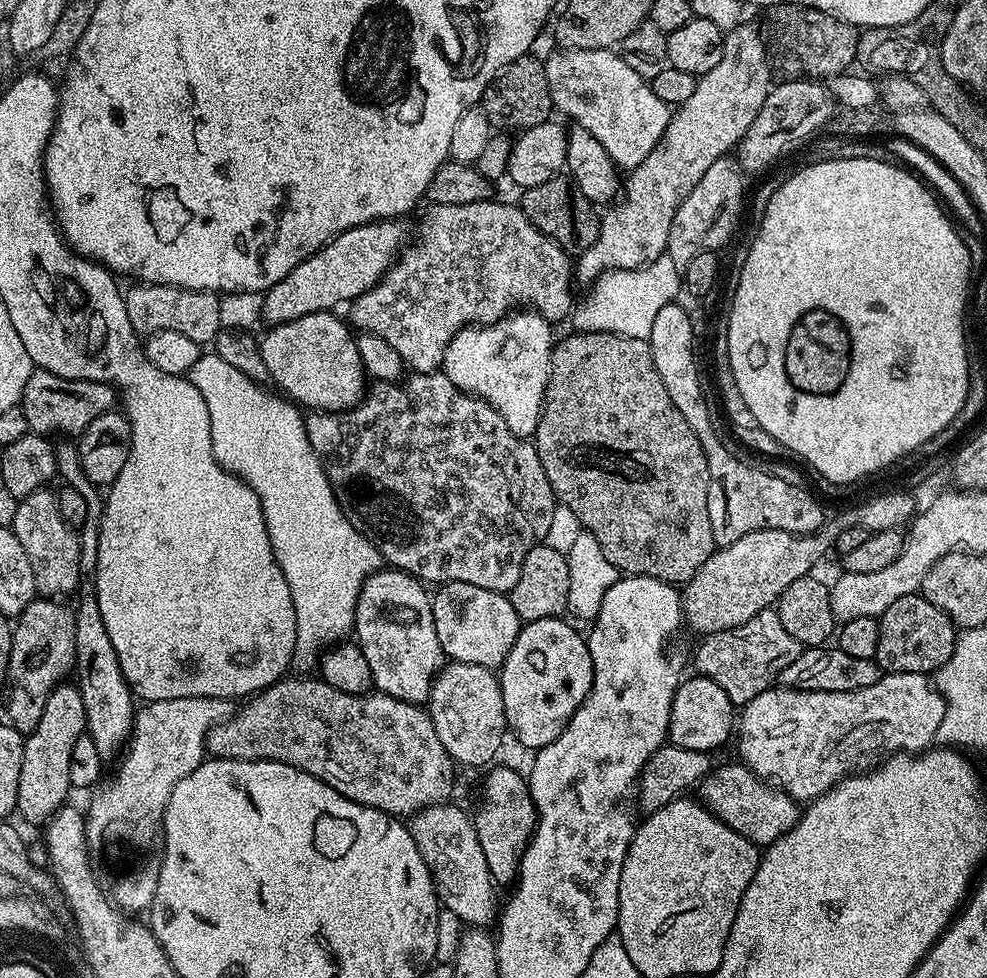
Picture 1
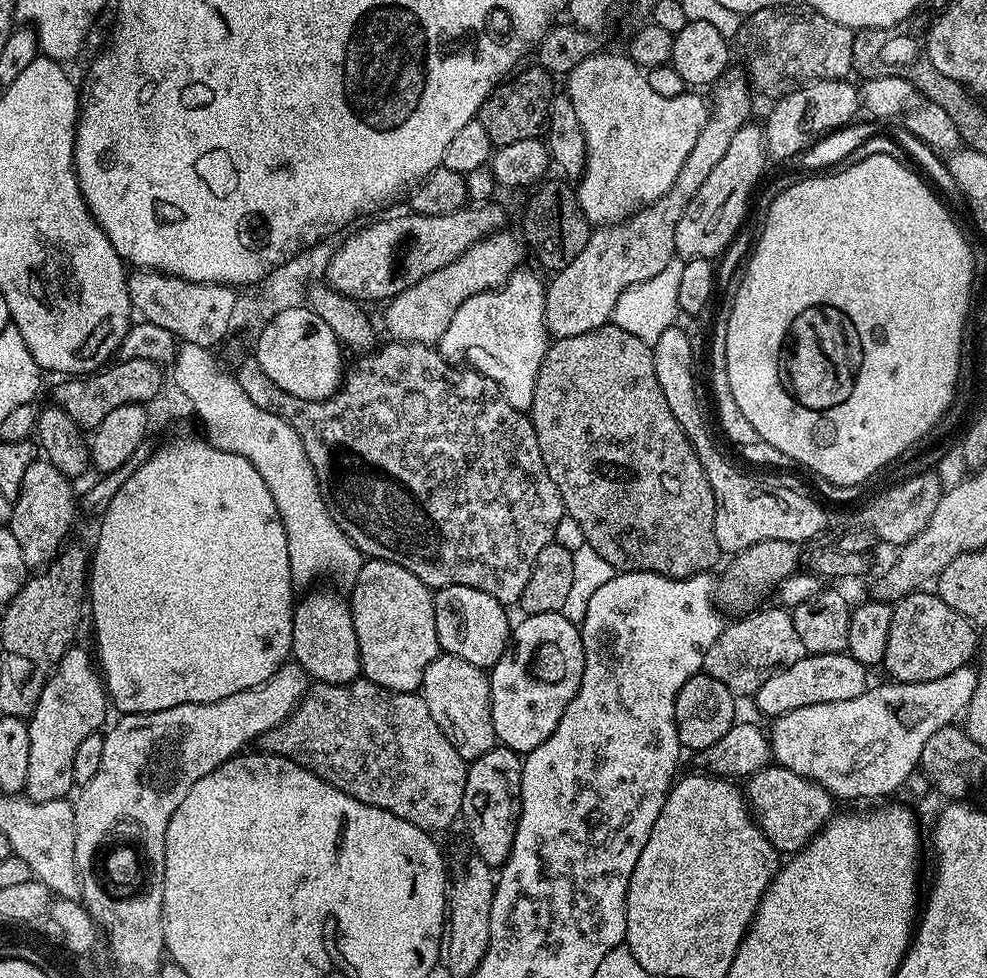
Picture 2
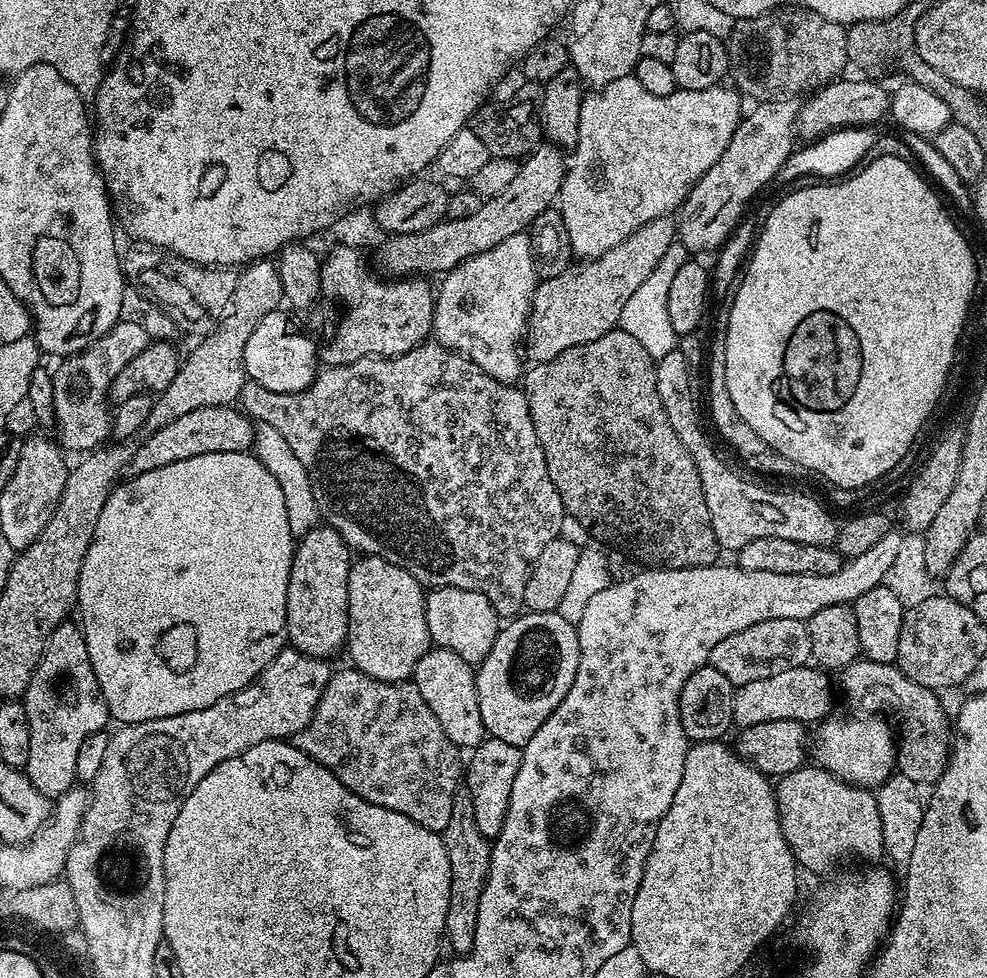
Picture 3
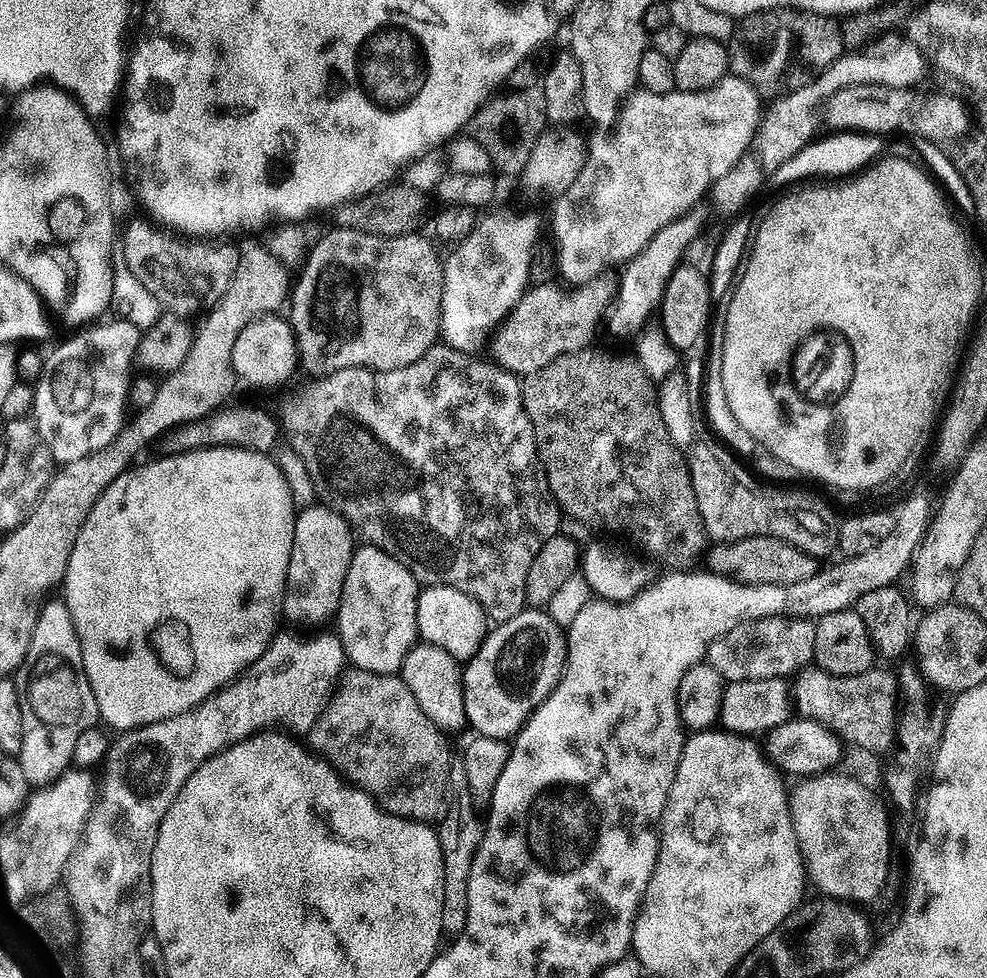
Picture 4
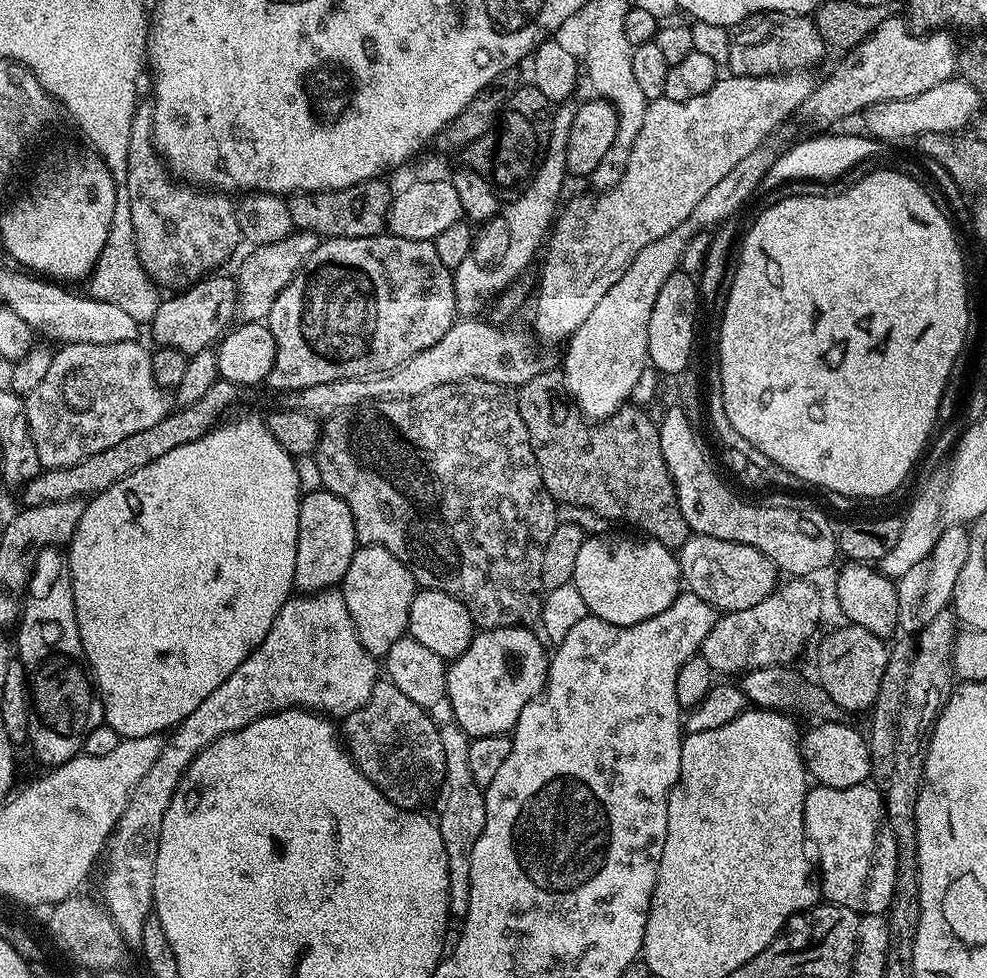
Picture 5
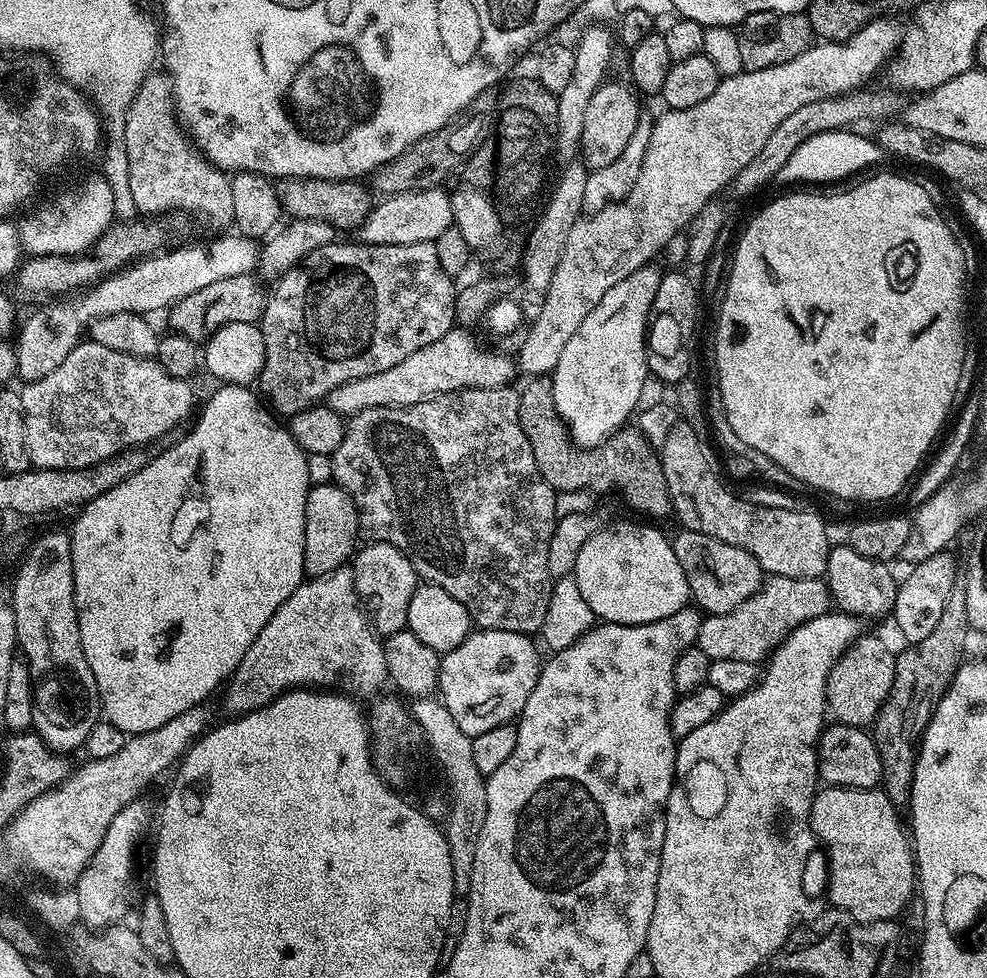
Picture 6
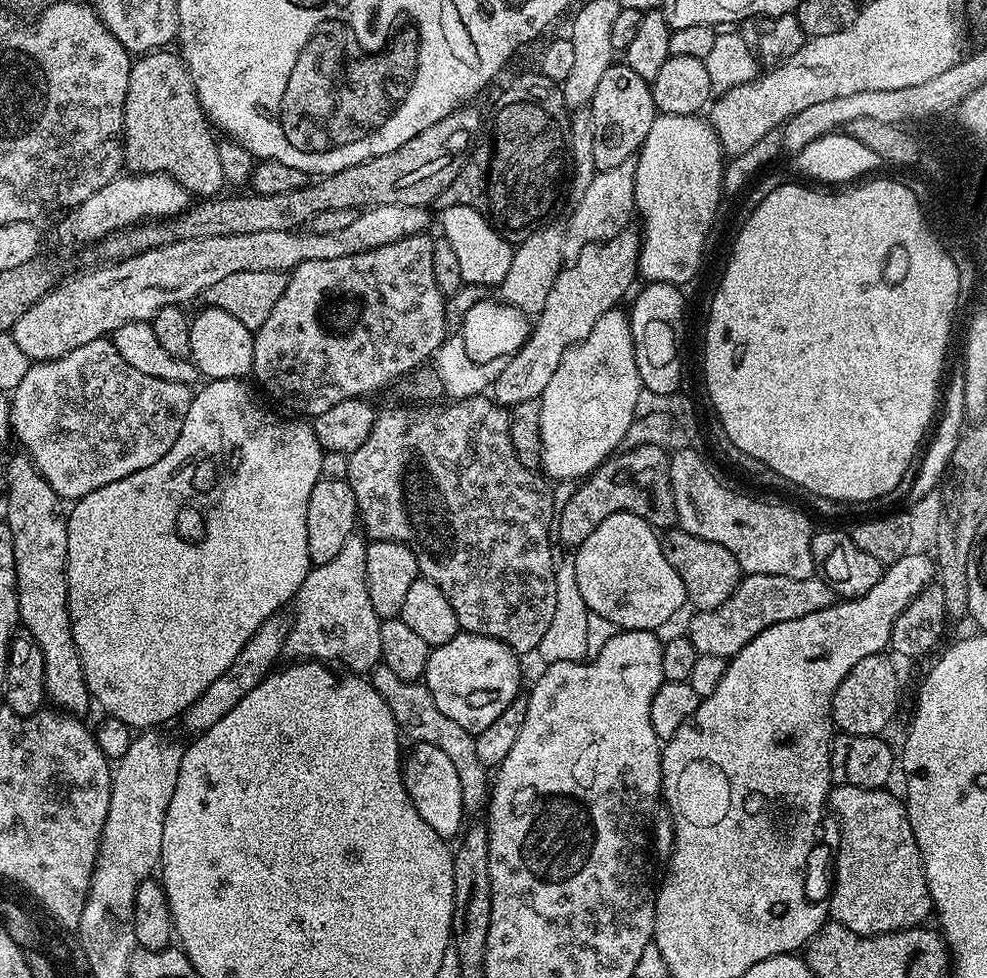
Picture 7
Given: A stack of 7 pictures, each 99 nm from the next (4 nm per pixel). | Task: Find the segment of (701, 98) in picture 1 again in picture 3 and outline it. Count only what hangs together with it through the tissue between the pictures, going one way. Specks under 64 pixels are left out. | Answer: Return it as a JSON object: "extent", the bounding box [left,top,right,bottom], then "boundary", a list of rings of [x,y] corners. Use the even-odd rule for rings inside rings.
{"extent":[526,215,677,362],"boundary":[[[671,215],[659,216],[646,226],[642,226],[630,238],[626,238],[618,246],[606,250],[606,254],[596,256],[593,260],[573,263],[562,274],[549,280],[540,280],[536,286],[536,293],[532,299],[532,312],[528,316],[526,329],[526,352],[539,362],[558,358],[562,350],[570,350],[570,346],[582,346],[586,342],[594,342],[594,338],[602,338],[602,334],[612,331],[620,323],[622,306],[630,299],[630,294],[650,278],[650,274],[662,262],[662,254],[670,250],[670,246],[677,243],[677,221]]]}

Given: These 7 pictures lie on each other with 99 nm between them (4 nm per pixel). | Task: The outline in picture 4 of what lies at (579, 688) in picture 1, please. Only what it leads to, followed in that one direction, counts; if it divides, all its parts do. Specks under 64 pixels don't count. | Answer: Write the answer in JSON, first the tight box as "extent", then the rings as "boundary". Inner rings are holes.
{"extent":[463,610,568,740],"boundary":[[[525,610],[510,618],[504,624],[496,624],[484,637],[478,654],[474,654],[463,665],[464,705],[466,706],[467,727],[473,733],[508,740],[515,737],[530,714],[558,686],[564,673],[568,641],[565,629],[557,626],[544,610]]]}

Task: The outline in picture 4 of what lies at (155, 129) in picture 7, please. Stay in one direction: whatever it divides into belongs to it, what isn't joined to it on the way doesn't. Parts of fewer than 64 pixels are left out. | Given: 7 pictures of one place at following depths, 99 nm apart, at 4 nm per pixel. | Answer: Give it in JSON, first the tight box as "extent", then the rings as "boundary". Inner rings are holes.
{"extent":[122,216,241,318],"boundary":[[[136,216],[128,225],[122,228],[122,247],[126,266],[134,273],[134,278],[158,298],[161,309],[175,312],[176,315],[185,318],[191,317],[191,312],[198,308],[215,305],[216,301],[223,296],[234,278],[234,270],[238,270],[238,258],[241,254],[239,247],[227,244],[224,238],[193,238],[188,234],[181,234],[176,230],[169,230],[159,223],[147,220],[144,216]]]}

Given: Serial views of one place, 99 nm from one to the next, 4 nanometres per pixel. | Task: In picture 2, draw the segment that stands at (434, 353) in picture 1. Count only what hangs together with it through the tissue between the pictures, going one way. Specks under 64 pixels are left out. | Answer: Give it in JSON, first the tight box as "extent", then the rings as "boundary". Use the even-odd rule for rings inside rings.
{"extent":[384,230,526,345],"boundary":[[[497,230],[483,236],[477,244],[470,246],[466,254],[462,254],[450,266],[442,266],[442,270],[434,270],[422,278],[414,286],[402,290],[402,294],[387,301],[384,308],[384,324],[393,341],[410,344],[435,345],[450,326],[450,318],[454,318],[454,310],[466,302],[474,294],[491,292],[499,288],[512,277],[512,273],[521,267],[526,256],[526,245],[519,235],[509,230]]]}

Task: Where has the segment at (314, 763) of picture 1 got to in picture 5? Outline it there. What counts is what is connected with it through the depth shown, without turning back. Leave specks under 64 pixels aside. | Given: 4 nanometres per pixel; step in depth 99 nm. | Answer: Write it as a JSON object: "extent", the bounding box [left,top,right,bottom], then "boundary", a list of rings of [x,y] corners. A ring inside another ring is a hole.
{"extent":[342,678,446,809],"boundary":[[[384,678],[376,683],[364,708],[342,720],[342,743],[352,761],[399,808],[423,809],[441,791],[446,770],[440,728],[425,709],[419,708],[398,686]]]}

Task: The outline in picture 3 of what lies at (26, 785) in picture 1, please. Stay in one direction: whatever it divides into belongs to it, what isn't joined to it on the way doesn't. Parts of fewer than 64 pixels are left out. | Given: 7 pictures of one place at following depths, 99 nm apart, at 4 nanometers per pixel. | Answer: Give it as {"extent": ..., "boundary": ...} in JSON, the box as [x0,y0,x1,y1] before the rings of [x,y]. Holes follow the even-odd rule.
{"extent":[22,623,110,798],"boundary":[[[75,623],[60,624],[48,637],[40,665],[30,678],[22,703],[30,722],[30,758],[23,771],[34,786],[34,790],[38,790],[38,794],[58,798],[69,792],[77,783],[78,750],[82,747],[82,742],[86,742],[90,733],[105,731],[109,727],[107,724],[110,724],[108,707],[100,693],[98,678],[94,678],[94,670],[90,666],[90,654],[86,654],[84,633]]]}

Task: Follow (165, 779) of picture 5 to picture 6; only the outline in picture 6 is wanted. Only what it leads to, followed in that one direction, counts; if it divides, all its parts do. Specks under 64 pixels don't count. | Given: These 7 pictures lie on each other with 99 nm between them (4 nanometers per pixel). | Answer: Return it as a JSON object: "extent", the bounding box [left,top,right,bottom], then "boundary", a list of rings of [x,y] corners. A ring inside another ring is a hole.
{"extent":[226,566,387,714],"boundary":[[[345,566],[305,579],[296,587],[274,610],[274,618],[262,626],[262,634],[246,650],[226,689],[233,713],[243,714],[266,706],[289,690],[315,686],[361,698],[378,691],[387,680],[384,645],[362,607],[352,569]]]}

